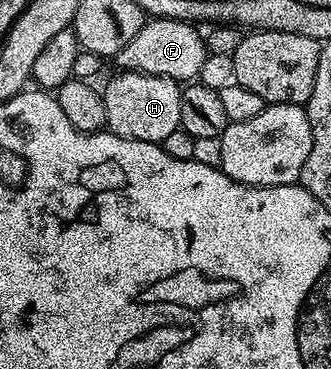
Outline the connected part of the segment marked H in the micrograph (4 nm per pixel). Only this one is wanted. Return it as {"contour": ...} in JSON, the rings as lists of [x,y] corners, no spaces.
{"contour":[[[118,71],[115,74],[102,93],[106,108],[106,129],[109,132],[120,135],[124,139],[160,143],[164,139],[168,139],[168,135],[172,135],[172,131],[180,128],[180,99],[182,98],[183,86],[179,82],[174,81],[171,77],[148,75],[147,73]]]}

